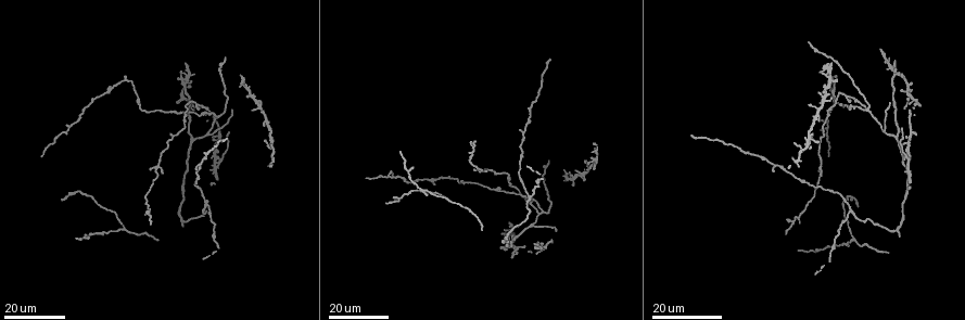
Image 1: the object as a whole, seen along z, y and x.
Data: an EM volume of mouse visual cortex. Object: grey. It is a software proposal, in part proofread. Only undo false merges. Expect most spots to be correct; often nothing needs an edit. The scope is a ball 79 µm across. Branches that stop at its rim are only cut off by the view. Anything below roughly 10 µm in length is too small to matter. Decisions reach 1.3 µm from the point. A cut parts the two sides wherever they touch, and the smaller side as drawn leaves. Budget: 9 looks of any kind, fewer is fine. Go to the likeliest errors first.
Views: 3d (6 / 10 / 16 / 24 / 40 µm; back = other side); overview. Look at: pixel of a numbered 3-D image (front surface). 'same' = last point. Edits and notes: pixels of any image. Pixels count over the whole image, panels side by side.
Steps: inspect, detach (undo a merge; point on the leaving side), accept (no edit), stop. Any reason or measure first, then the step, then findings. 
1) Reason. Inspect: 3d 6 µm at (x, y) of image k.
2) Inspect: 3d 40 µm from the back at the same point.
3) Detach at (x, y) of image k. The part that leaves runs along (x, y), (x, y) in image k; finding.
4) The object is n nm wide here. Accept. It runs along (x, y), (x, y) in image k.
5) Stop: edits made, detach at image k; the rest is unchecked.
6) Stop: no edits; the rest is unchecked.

Branch point. Inspect: 3d 16 µm at (541, 212) of image 1.

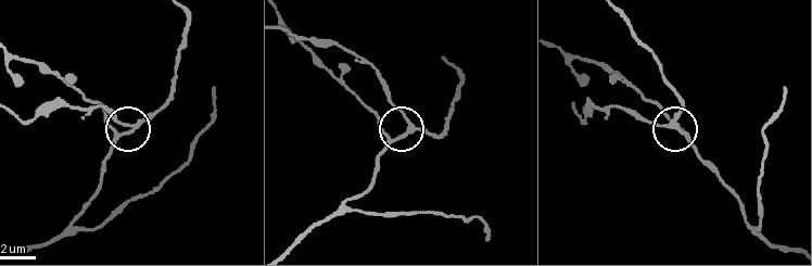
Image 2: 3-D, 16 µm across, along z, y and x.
Inspect: 3d 10 µm at (118, 133) of image 2.

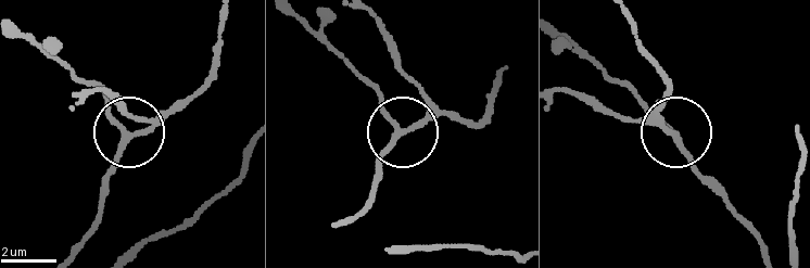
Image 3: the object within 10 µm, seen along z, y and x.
3 arms meet here. Accept. It runs along (342, 221), (367, 203), (381, 156), (400, 136), (367, 81) in image 3; one cell here.

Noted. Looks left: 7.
Inspect: 3d 24 µm at (532, 197) of image 1.

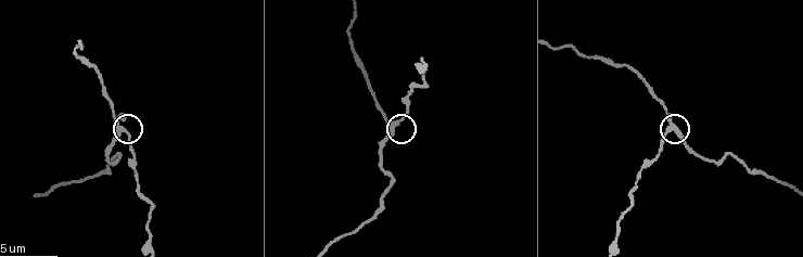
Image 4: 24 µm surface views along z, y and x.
Closer look. Inspect: 3d 6 µm at (671, 125) of image 4.

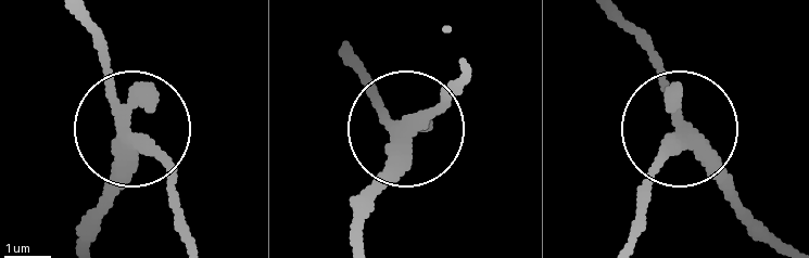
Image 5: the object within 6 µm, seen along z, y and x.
The side arm is 28 µm long. Accept. It runs along (358, 235), (387, 154), (460, 76) in image 5; continuous, no second cell.

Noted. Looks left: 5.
Three arms meet. Inspect: 3d 16 µm at (858, 101) of image 1.

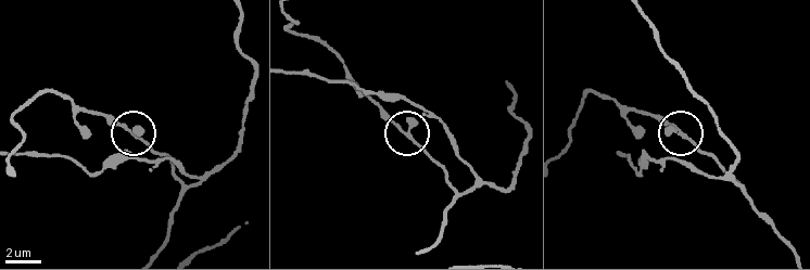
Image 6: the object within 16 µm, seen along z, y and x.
Closer look. Inspect: 3d 10 µm at (682, 134) of image 6.

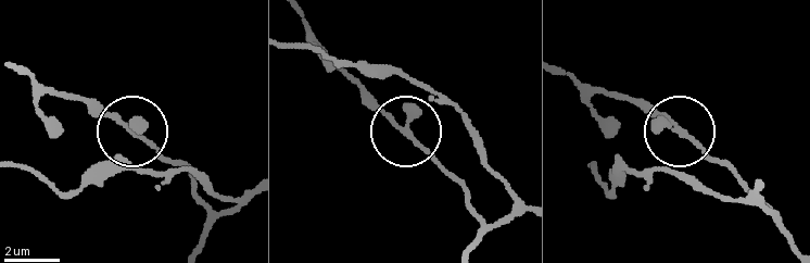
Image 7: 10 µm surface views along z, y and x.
3 arms meet here. Accept. It runs along (796, 243), (737, 174), (642, 99) in image 7; all the same cell.

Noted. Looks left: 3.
Narrows sharply. Inspect: 3d 24 µm at (392, 178) of image 1.

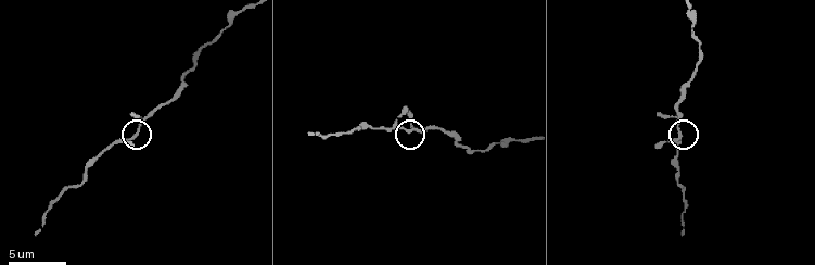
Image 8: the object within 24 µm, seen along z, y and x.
Inspect: 3d 6 µm at (140, 130) of image 8.

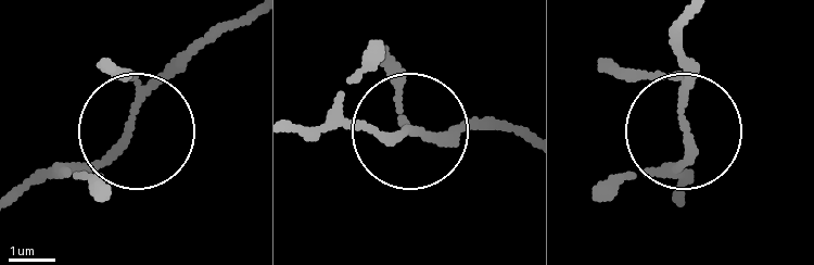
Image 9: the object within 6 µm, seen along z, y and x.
Inspect: 3d 6 µm from the back at (402, 131) of image 9.

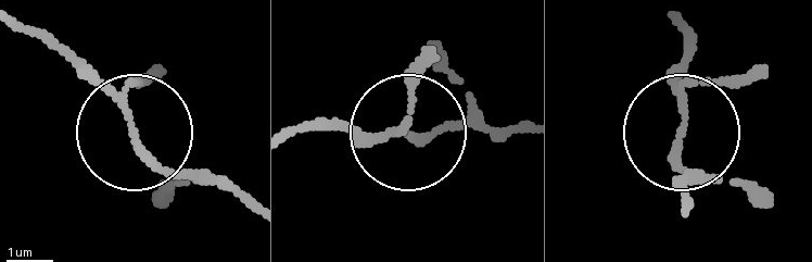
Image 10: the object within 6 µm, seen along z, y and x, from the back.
The object is 140 nm wide here. Accept. It runs along (296, 134), (515, 126) in image 10; all the same cell.

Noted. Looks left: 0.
Stop: no edits; the rest is unchecked.

